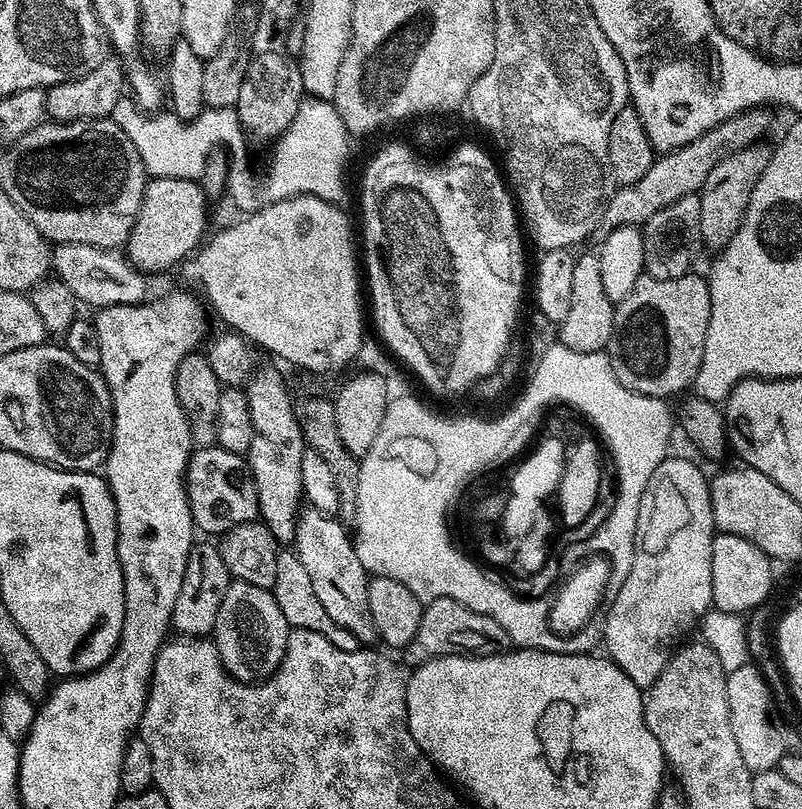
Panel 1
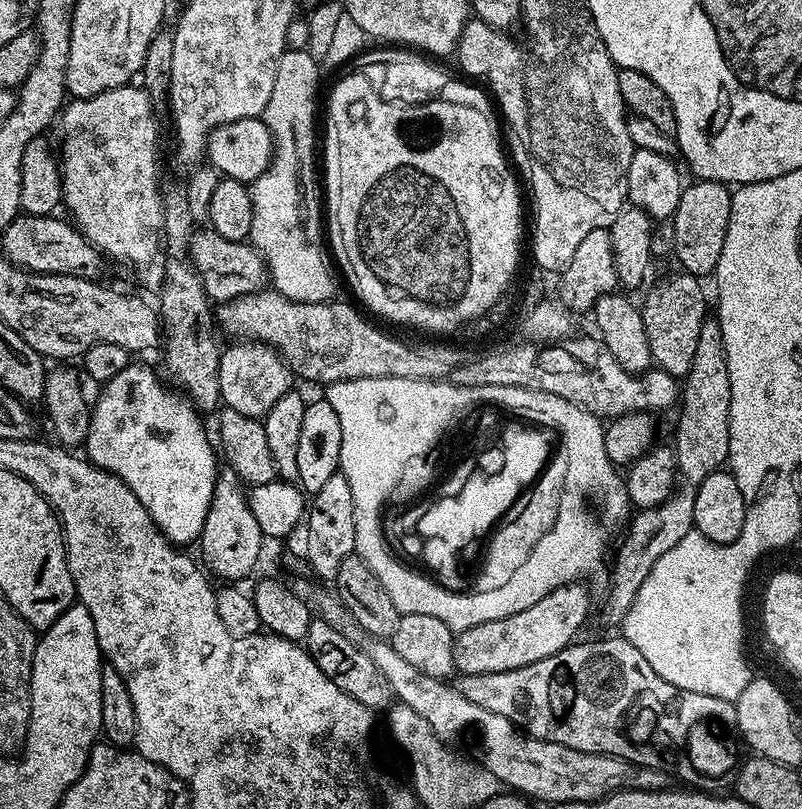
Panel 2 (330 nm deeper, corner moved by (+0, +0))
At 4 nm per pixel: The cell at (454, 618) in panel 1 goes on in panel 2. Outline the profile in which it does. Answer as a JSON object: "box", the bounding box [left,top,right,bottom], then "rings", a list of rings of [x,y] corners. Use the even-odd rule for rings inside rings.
{"box":[452,582,590,676],"rings":[[[580,582],[563,584],[558,586],[558,590],[546,594],[542,602],[534,602],[530,610],[522,610],[494,622],[482,622],[464,632],[455,633],[452,645],[456,672],[465,676],[502,674],[542,662],[542,658],[550,658],[550,654],[558,654],[558,650],[568,647],[579,637],[576,635],[588,616],[590,600],[584,586]]]}

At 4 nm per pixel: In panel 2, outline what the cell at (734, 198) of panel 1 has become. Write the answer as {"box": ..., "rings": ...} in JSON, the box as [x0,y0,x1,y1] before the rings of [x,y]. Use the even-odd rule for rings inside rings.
{"box":[604,319,730,625],"rings":[[[705,319],[698,334],[694,362],[682,380],[682,407],[679,412],[680,421],[676,424],[674,443],[678,487],[666,502],[653,508],[641,508],[635,513],[637,516],[633,518],[616,552],[616,561],[610,564],[612,585],[604,600],[604,620],[608,624],[619,625],[623,621],[634,602],[634,594],[638,594],[646,574],[650,574],[654,568],[654,562],[658,562],[666,550],[678,546],[678,542],[682,542],[682,538],[693,531],[696,488],[710,474],[721,471],[727,465],[730,450],[730,370],[726,366],[726,350],[719,319]]]}

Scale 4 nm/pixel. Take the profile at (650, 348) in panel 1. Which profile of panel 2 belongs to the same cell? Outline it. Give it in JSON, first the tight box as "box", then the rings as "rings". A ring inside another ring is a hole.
{"box":[640,270,706,378],"rings":[[[683,270],[677,276],[652,288],[640,308],[642,322],[646,326],[646,338],[650,342],[652,363],[659,371],[677,378],[687,376],[694,362],[694,350],[698,350],[698,334],[706,319],[704,313],[704,288],[697,277]]]}

